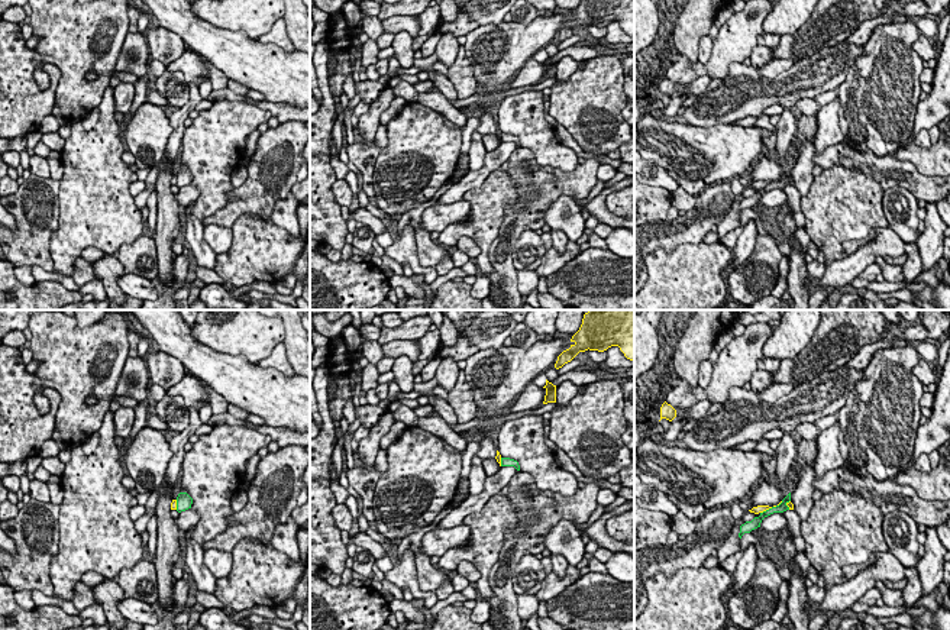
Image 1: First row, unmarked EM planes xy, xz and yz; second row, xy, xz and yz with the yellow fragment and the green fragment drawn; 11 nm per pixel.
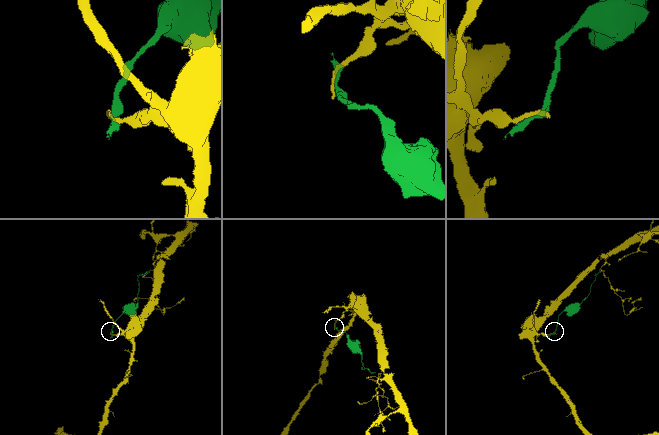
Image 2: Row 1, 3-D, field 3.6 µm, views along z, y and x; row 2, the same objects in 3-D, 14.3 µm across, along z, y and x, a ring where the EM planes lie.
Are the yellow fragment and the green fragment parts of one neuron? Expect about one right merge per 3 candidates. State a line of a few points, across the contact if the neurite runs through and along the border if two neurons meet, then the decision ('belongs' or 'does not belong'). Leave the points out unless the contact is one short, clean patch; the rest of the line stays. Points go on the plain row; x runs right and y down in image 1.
does not belong

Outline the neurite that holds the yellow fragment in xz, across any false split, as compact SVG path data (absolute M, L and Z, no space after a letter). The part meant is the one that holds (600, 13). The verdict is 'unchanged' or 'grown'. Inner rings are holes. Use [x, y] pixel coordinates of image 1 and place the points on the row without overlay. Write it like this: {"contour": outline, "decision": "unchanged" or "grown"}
{"contour": "M581 0L571 14L572 20L563 26L555 39L559 45L571 38L579 28L604 28L618 22L624 32L634 38L634 0Z", "decision": "unchanged"}

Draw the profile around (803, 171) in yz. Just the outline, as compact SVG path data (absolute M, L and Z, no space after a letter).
M815 139L804 140L801 145L801 152L798 161L791 168L791 178L794 180L794 187L799 191L801 197L805 197L814 181L814 162L812 156L815 152Z

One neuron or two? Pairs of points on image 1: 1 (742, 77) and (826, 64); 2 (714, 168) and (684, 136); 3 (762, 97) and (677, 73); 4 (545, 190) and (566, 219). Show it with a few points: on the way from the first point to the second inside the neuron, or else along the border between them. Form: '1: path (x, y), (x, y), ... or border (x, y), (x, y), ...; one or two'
1: path (762, 87), (788, 87), (805, 78); one
2: path (705, 160), (690, 145); one
3: border (727, 73), (713, 80); two
4: border (558, 199), (545, 213), (545, 223); two

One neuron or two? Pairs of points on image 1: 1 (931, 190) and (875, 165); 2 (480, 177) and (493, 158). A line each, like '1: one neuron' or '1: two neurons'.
1: one neuron
2: one neuron

